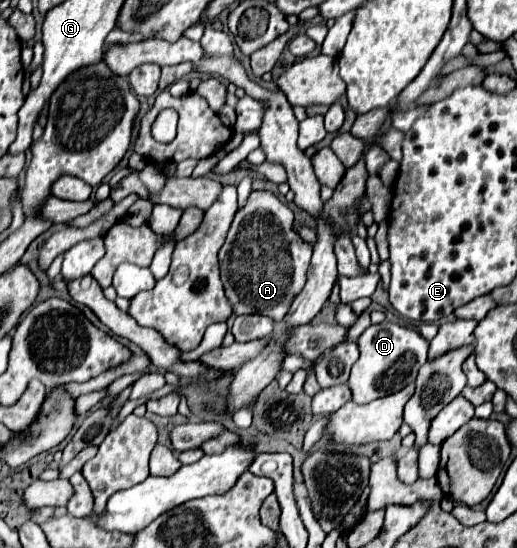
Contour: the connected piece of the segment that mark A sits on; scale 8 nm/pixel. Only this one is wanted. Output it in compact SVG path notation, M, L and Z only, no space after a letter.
M251 191L245 207L241 207L235 213L227 239L225 239L223 247L219 249L221 281L225 287L227 301L233 307L233 313L235 315L259 313L259 315L271 317L273 321L281 321L287 315L293 299L301 293L301 289L305 285L309 261L311 261L311 245L305 243L299 237L299 233L295 231L293 211L271 191Z

